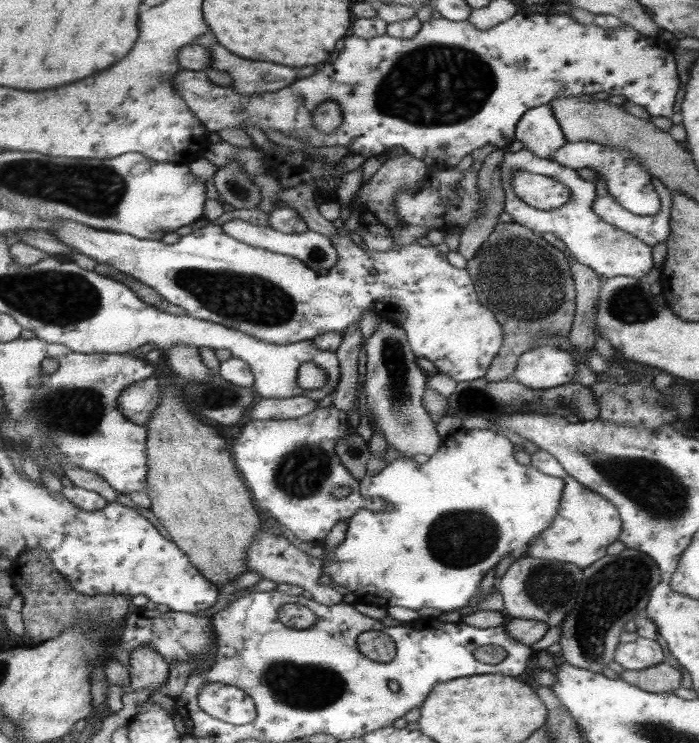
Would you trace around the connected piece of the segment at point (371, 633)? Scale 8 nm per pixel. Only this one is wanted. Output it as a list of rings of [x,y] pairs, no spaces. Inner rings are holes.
[[[369,630],[360,634],[358,648],[364,652],[364,656],[382,663],[393,662],[399,652],[394,638],[381,630]]]

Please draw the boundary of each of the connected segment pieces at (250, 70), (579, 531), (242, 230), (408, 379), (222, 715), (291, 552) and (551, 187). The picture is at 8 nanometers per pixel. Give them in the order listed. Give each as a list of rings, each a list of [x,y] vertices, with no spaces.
[[[220,44],[216,46],[216,50],[210,48],[210,51],[214,52],[212,67],[236,76],[233,86],[244,95],[278,92],[298,80],[298,70],[284,64],[238,58],[234,52],[230,52]]]
[[[538,450],[530,456],[531,465],[541,469],[548,476],[555,476],[565,481],[565,490],[561,496],[560,510],[557,518],[550,523],[549,530],[544,531],[534,539],[529,555],[532,558],[559,560],[575,564],[581,569],[590,566],[596,560],[606,556],[606,548],[616,542],[622,532],[622,521],[618,509],[606,497],[591,491],[580,484],[565,471],[565,467],[546,450]]]
[[[234,219],[225,224],[225,232],[229,236],[236,237],[237,240],[245,241],[254,247],[270,249],[272,252],[298,257],[300,260],[305,261],[307,265],[310,265],[310,268],[313,268],[315,271],[322,270],[322,268],[330,271],[341,262],[341,255],[337,244],[329,237],[314,230],[303,234],[293,234],[280,232],[272,228],[272,226],[260,226],[242,219]]]
[[[382,319],[376,332],[366,342],[368,413],[371,425],[388,438],[389,448],[398,448],[406,456],[434,456],[442,449],[445,439],[426,408],[425,396],[430,376],[418,365],[418,355],[409,341],[409,332],[390,319]]]
[[[209,683],[198,696],[200,708],[214,718],[238,726],[252,724],[258,719],[256,701],[246,690],[224,683]]]
[[[262,530],[262,536],[254,542],[254,548],[250,548],[250,570],[258,572],[262,578],[273,580],[276,583],[293,584],[308,590],[313,595],[313,599],[320,604],[335,605],[344,600],[344,594],[338,592],[332,586],[320,586],[322,578],[322,559],[297,548],[283,534],[274,534],[270,530]]]
[[[526,170],[513,173],[511,186],[517,198],[538,211],[549,212],[560,208],[571,198],[568,188],[554,178]]]

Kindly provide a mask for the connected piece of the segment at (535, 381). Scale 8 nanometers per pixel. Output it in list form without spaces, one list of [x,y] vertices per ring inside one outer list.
[[[536,346],[518,359],[512,380],[533,389],[547,389],[572,383],[576,361],[564,349]]]

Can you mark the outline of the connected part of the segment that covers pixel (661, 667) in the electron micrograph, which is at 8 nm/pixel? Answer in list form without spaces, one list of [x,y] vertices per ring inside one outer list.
[[[658,664],[642,671],[622,671],[620,679],[631,686],[636,686],[645,692],[668,692],[681,687],[682,671],[676,670],[670,664]]]

